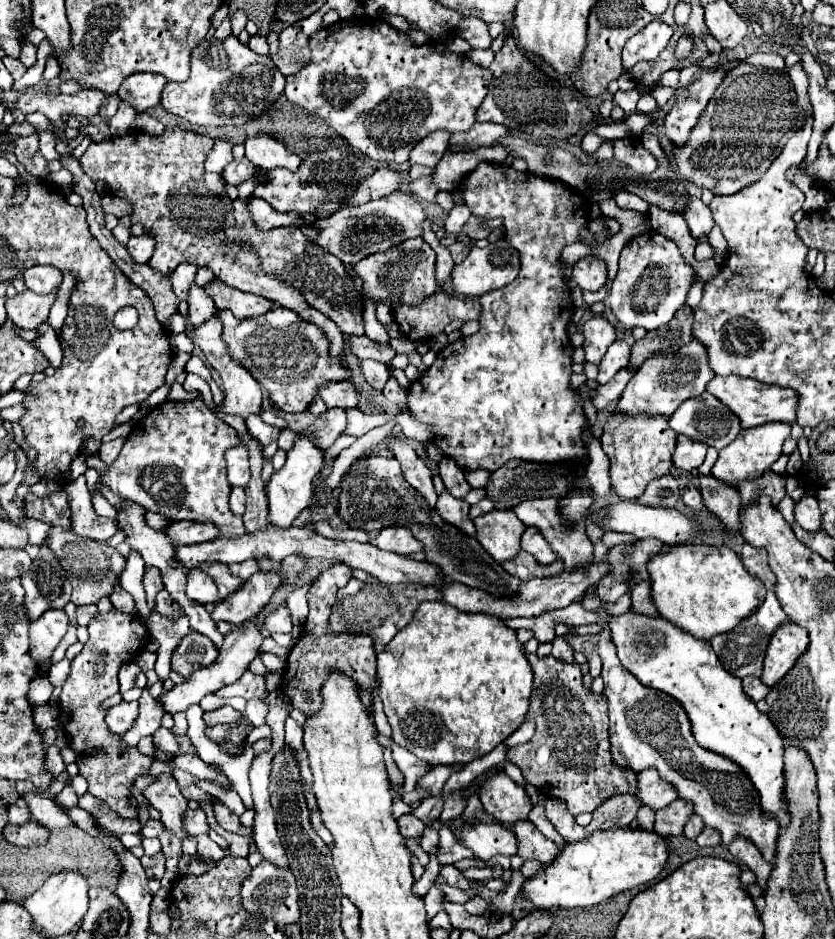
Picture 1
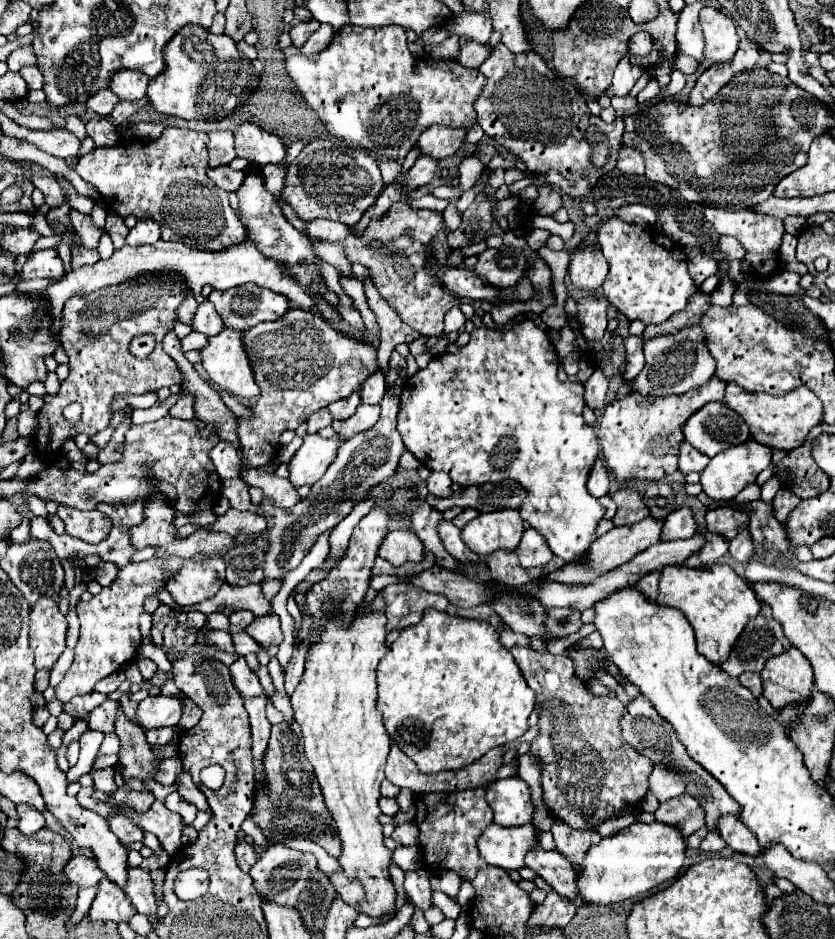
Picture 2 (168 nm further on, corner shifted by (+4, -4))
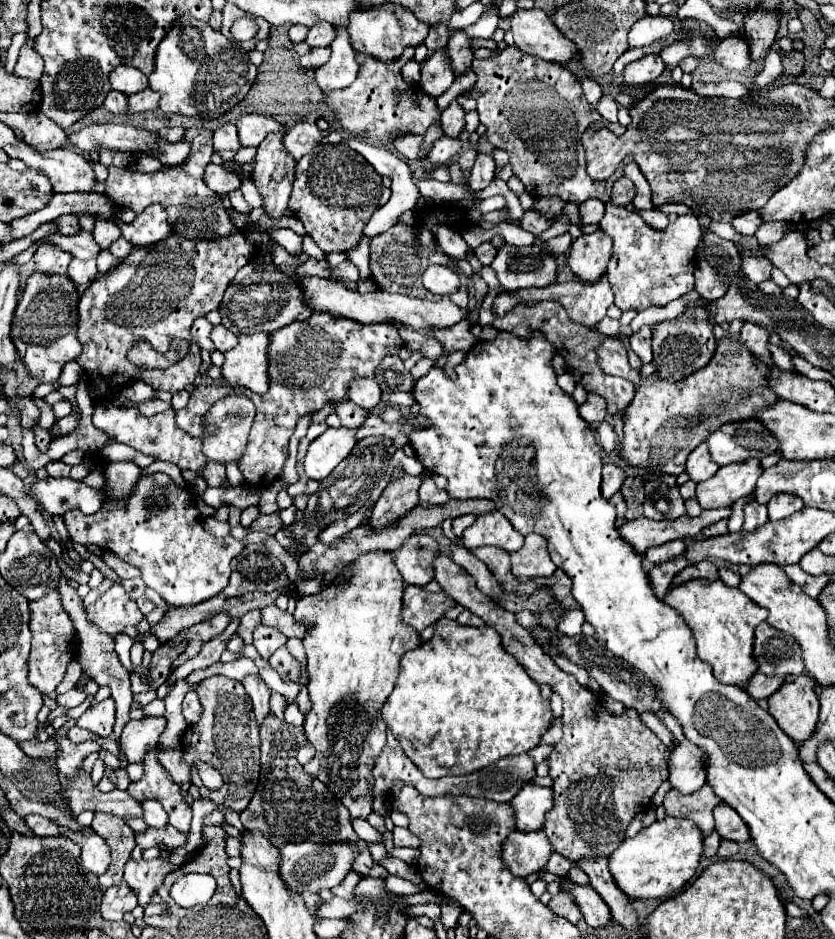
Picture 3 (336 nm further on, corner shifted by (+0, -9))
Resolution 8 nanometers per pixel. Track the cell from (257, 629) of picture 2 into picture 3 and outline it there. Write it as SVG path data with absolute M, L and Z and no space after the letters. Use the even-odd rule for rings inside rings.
M260 624L260 626L254 630L254 642L252 642L252 644L254 644L254 648L258 650L258 654L268 660L280 646L286 644L286 640L288 640L288 638L284 638L284 634L280 634L278 630L272 630L272 628Z

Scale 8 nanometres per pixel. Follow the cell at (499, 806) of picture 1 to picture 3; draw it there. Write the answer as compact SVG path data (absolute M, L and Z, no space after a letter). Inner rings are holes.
M536 784L524 786L510 802L516 814L516 828L520 832L536 832L544 828L544 816L552 808L552 788Z

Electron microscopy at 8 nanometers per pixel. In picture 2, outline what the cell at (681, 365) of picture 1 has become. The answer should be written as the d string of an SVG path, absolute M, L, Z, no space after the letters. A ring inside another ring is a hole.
M698 325L680 329L678 333L672 333L672 335L662 335L652 341L646 341L644 355L646 355L644 369L634 381L630 381L630 391L640 393L644 397L682 395L706 385L714 377L716 363L712 361L712 355L708 353L704 333Z

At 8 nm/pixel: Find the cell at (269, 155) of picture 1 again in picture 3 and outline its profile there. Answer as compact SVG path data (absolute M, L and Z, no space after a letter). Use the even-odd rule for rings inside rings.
M248 112L240 114L236 126L238 126L242 146L258 146L270 132L278 132L282 128L282 124L278 124L270 116L248 114Z

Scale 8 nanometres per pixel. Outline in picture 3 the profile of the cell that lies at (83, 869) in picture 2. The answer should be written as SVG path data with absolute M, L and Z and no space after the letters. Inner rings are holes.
M84 834L82 838L82 866L96 876L104 874L110 866L110 850L98 834Z

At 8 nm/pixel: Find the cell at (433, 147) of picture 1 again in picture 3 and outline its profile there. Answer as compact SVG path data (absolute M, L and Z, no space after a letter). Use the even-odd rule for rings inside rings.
M452 100L450 106L442 112L442 130L446 136L452 136L452 138L458 138L458 134L462 132L464 128L464 108L460 106L458 100Z

